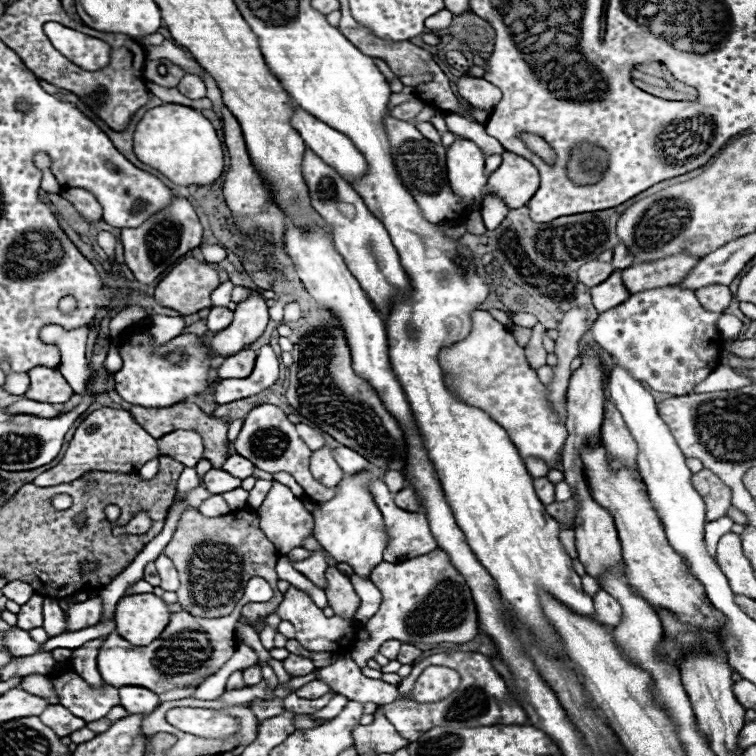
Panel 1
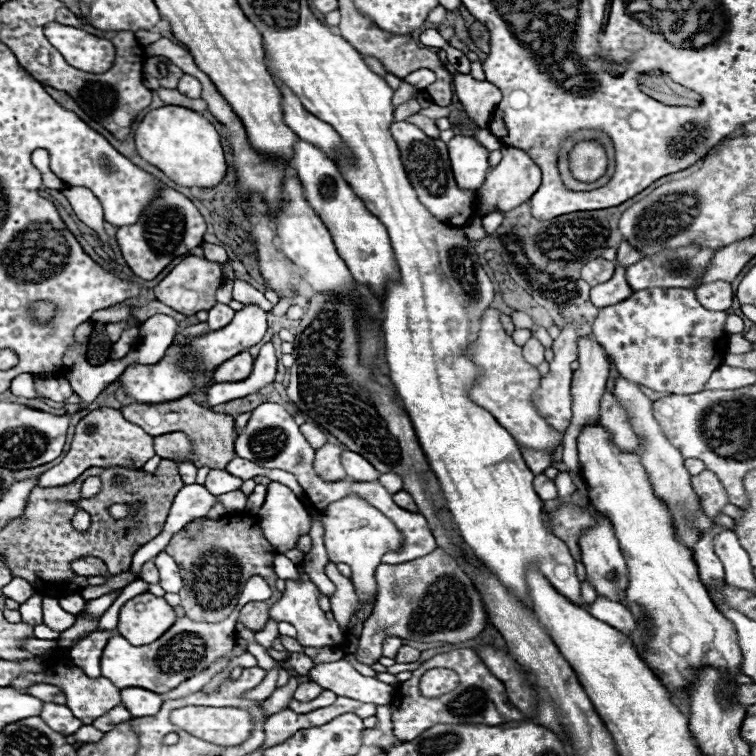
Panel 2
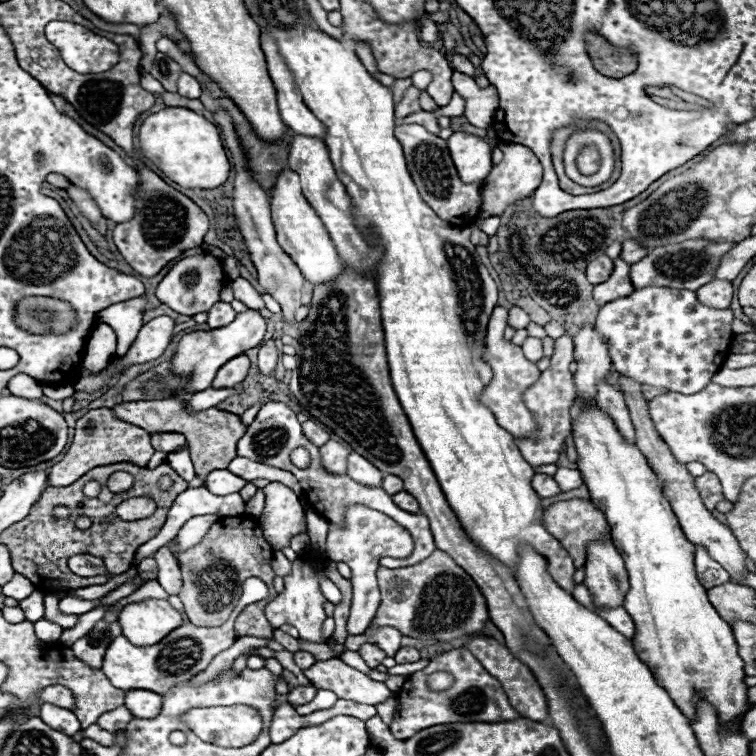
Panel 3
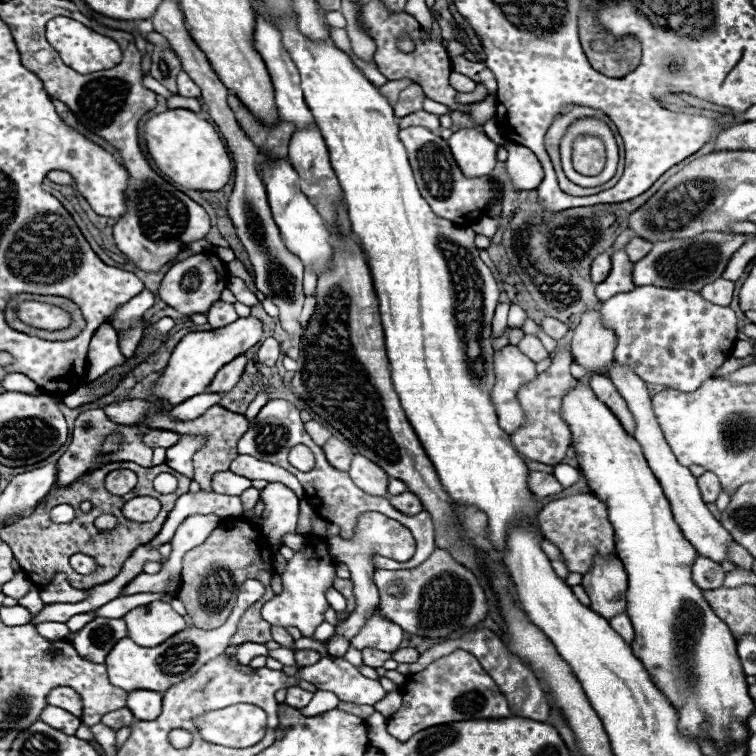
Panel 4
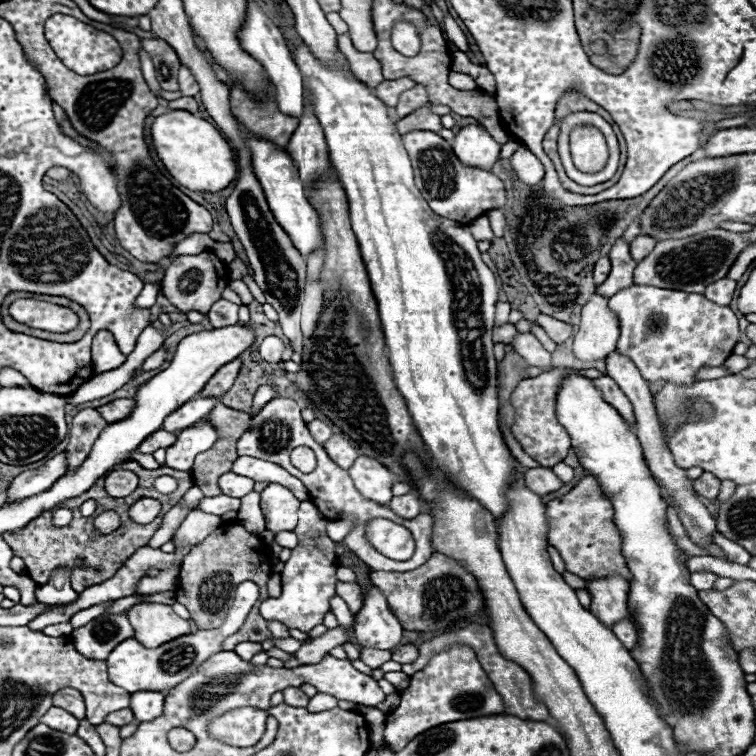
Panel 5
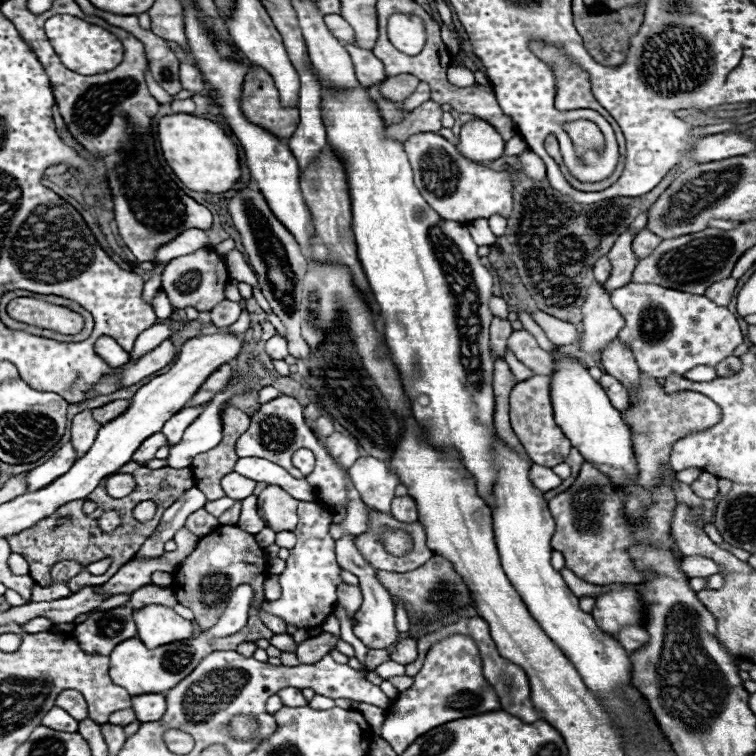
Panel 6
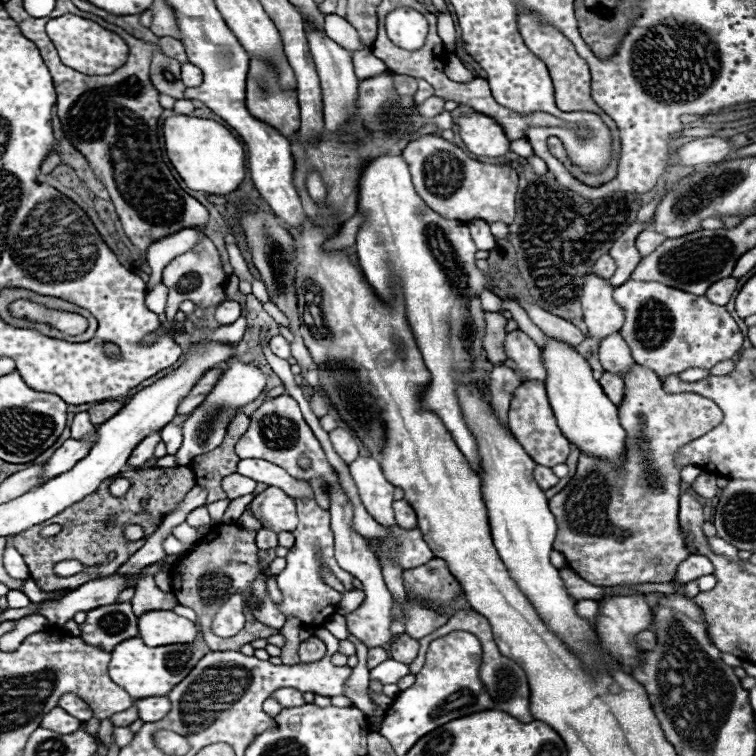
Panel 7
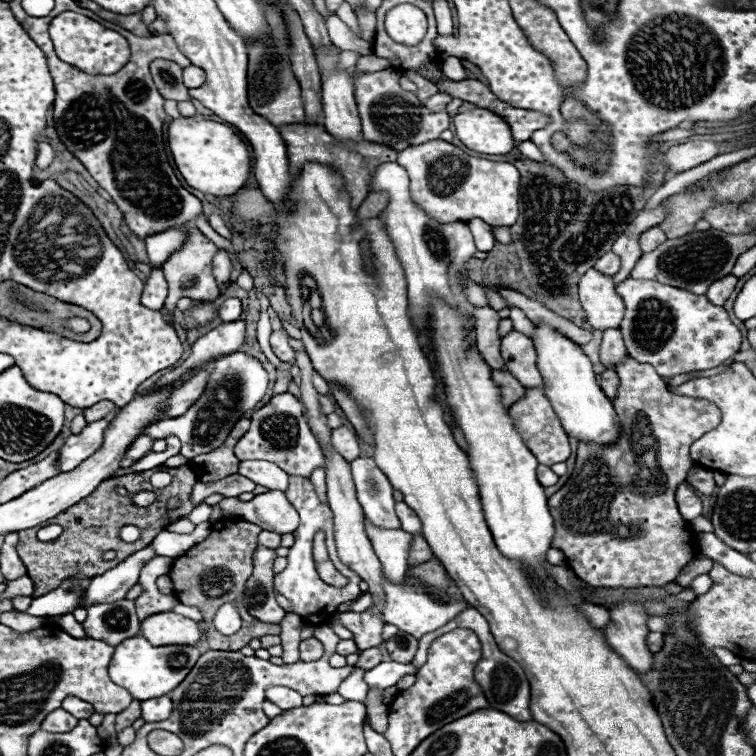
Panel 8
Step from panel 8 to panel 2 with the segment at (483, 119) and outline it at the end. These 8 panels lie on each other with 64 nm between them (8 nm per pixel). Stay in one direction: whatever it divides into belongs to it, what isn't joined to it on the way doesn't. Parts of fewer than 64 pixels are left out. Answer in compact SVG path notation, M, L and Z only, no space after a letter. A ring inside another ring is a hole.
M454 136L448 142L452 172L460 188L478 192L488 172L488 150L476 144L472 136Z

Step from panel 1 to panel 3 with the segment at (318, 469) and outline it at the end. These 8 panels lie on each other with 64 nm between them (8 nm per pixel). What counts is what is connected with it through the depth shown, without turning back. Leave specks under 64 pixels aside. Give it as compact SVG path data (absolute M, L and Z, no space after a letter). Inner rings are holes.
M328 440L320 448L320 456L322 456L324 468L328 472L332 472L332 474L344 474L350 452L352 452L352 448L348 448L348 444L344 444L340 440Z

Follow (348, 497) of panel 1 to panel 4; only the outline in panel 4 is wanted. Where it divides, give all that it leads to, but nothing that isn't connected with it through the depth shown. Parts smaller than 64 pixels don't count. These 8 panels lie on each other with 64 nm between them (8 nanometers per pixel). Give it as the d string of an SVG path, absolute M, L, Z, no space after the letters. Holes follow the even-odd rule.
M366 512L358 518L358 526L356 526L356 536L346 542L344 538L328 538L328 544L330 544L330 554L336 562L342 562L350 568L352 572L352 582L354 582L354 596L356 596L356 608L354 612L350 612L348 620L342 622L336 630L334 630L334 636L340 634L344 636L346 640L354 638L358 634L358 630L364 626L366 618L376 610L376 604L380 602L380 596L378 596L378 588L372 580L372 574L374 574L374 564L372 564L372 556L380 555L388 557L400 562L406 562L414 556L414 538L410 534L408 528L404 528L402 524L398 524L396 520L392 518L386 518L378 512Z

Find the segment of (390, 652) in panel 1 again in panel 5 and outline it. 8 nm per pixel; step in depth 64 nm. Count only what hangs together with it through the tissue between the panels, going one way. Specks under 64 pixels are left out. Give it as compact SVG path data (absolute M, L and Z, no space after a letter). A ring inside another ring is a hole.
M372 582L366 584L366 598L364 606L356 614L356 638L366 648L380 648L392 650L400 644L402 638L402 624L392 616L392 610L386 604L384 594L374 588Z

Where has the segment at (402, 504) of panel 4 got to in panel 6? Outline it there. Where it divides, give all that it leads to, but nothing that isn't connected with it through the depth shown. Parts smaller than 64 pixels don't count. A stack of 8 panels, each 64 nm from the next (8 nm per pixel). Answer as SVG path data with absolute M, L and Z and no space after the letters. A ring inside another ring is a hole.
M402 496L402 498L394 498L392 500L392 516L396 516L396 520L410 524L418 520L418 512L416 512L416 504L410 496Z

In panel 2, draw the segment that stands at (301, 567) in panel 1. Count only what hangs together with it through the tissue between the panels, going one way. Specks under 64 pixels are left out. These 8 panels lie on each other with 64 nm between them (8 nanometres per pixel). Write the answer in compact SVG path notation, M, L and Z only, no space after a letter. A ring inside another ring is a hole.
M316 512L310 514L312 516L312 528L310 528L310 538L312 538L312 550L304 556L304 570L308 572L308 576L312 578L312 582L318 586L318 590L326 596L334 594L334 584L326 578L324 574L324 566L330 562L324 550L324 536L322 536L322 524L320 524L320 516Z

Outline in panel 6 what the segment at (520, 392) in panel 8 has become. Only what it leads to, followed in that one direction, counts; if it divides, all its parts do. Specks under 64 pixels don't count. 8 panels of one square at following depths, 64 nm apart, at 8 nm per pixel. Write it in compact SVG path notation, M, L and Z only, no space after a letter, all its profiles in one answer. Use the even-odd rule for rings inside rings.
M498 358L494 364L494 384L492 384L492 390L496 396L496 412L494 412L494 424L496 426L494 428L502 440L506 440L516 452L526 456L522 450L522 444L518 442L512 428L508 426L508 396L510 396L510 390L514 386L516 386L516 380L514 380L508 364L502 358Z

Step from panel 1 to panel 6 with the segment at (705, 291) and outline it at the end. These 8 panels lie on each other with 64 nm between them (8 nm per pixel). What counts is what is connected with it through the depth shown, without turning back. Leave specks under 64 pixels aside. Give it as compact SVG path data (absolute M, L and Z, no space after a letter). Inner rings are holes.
M726 278L726 280L720 280L716 284L712 284L708 290L706 290L706 296L720 304L720 306L728 306L732 294L734 294L734 288L736 288L736 280L734 278Z

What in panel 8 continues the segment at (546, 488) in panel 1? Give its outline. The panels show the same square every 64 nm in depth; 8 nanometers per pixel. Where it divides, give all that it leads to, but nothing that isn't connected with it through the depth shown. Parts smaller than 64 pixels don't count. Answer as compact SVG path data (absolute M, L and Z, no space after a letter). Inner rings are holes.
M538 466L536 468L536 474L538 474L538 482L542 484L542 486L552 486L552 484L556 484L558 482L558 476L548 468L548 466Z

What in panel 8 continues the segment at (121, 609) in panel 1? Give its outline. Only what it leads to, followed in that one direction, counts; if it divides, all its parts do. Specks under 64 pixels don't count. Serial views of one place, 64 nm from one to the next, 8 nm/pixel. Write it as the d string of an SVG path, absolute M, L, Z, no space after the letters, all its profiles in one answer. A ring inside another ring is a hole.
M174 612L154 614L142 622L142 636L154 646L196 646L202 634L204 630L198 622Z

